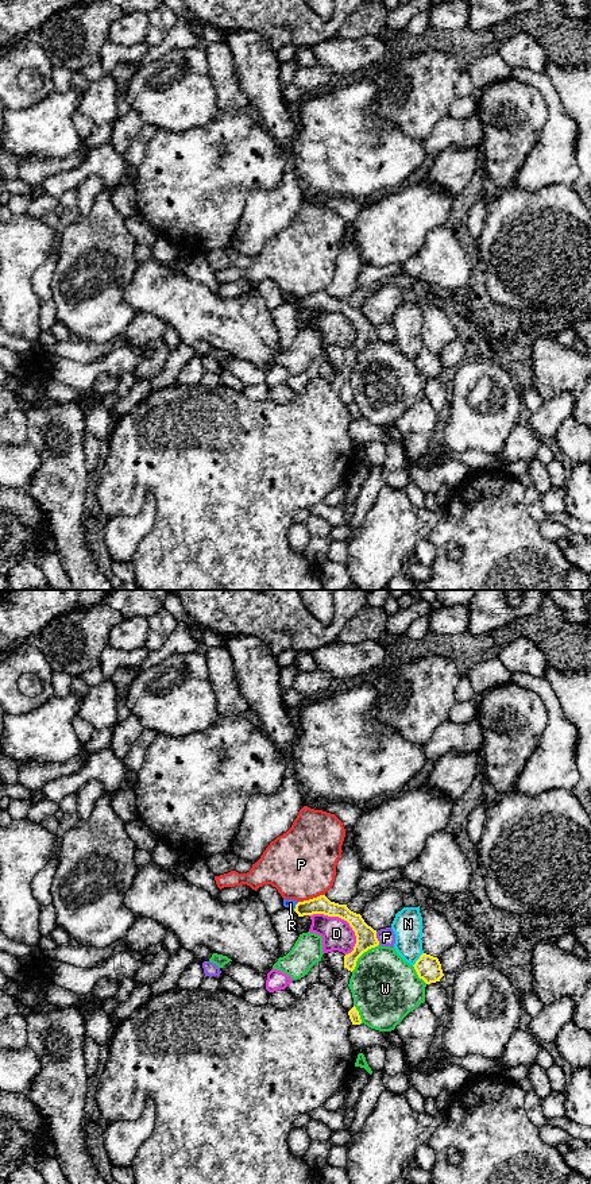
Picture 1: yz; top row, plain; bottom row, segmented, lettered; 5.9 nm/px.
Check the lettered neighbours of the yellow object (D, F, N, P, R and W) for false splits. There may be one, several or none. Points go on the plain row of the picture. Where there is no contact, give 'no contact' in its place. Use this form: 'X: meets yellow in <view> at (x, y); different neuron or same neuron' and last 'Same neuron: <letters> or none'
D: meets yellow in yz at (342, 313); different neuron
F: meets yellow in yz at (377, 334); different neuron
N: meets yellow in yz at (418, 354); different neuron
P: meets yellow in yz at (311, 294); different neuron
R: meets yellow in yz at (296, 301); different neuron
W: meets yellow in yz at (362, 348); different neuron
Same neuron: none

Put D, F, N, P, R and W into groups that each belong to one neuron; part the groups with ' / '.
D R / F / N / P / W

